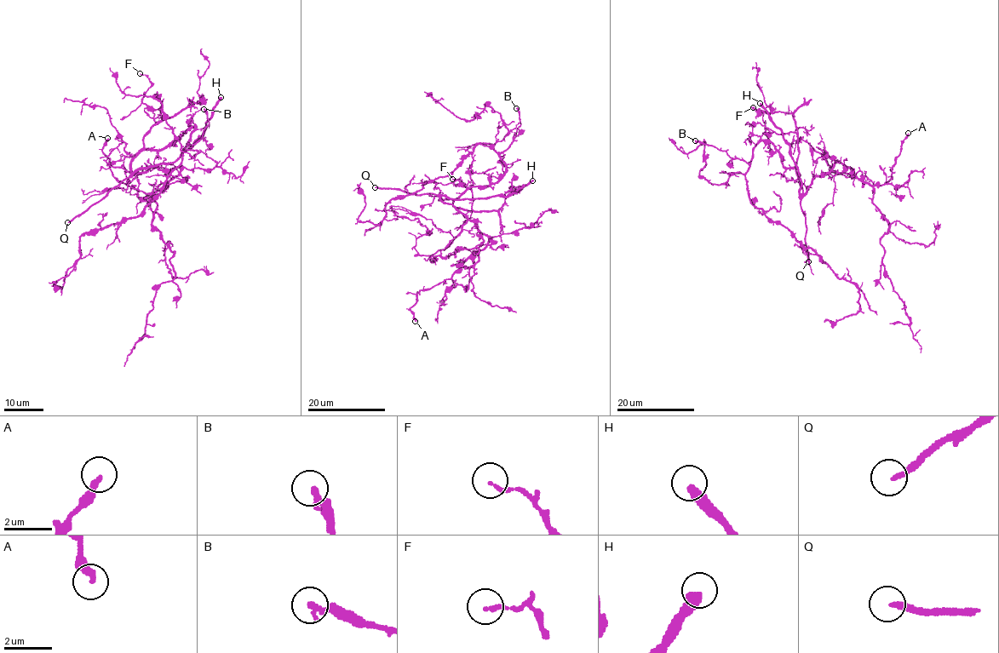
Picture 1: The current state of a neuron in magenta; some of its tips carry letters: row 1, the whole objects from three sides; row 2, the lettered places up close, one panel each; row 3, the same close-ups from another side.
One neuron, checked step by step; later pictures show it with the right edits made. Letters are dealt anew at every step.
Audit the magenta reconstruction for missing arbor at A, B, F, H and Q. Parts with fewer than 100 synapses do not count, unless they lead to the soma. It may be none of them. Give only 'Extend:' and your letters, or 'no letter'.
Extend: H, Q

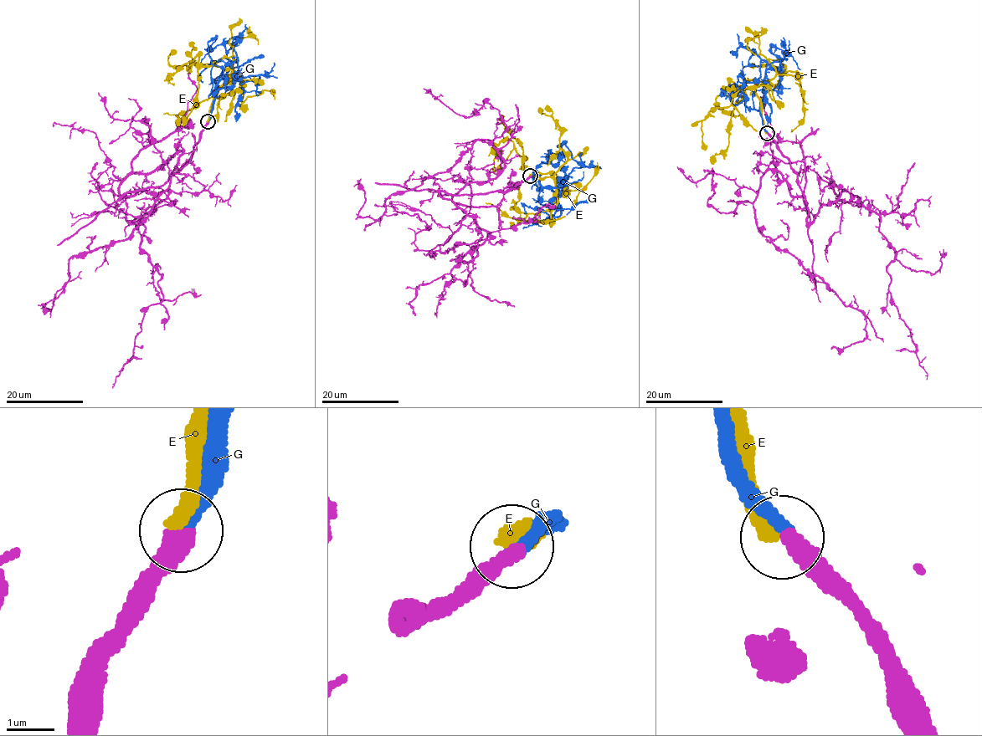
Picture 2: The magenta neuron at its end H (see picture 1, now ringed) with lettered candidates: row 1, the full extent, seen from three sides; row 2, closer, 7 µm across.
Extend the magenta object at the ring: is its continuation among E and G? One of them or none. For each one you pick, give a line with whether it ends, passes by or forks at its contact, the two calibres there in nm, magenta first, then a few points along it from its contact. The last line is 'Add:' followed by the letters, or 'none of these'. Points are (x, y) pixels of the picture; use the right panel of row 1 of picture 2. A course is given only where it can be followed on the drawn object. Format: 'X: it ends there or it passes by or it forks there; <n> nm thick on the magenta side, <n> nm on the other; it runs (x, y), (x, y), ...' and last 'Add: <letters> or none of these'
G: it ends there; 440 nm thick on the magenta side, 320 nm on the other; it runs (768, 133), (759, 110), (766, 69), (772, 63), (786, 59), (785, 46), (800, 69)
Add: G

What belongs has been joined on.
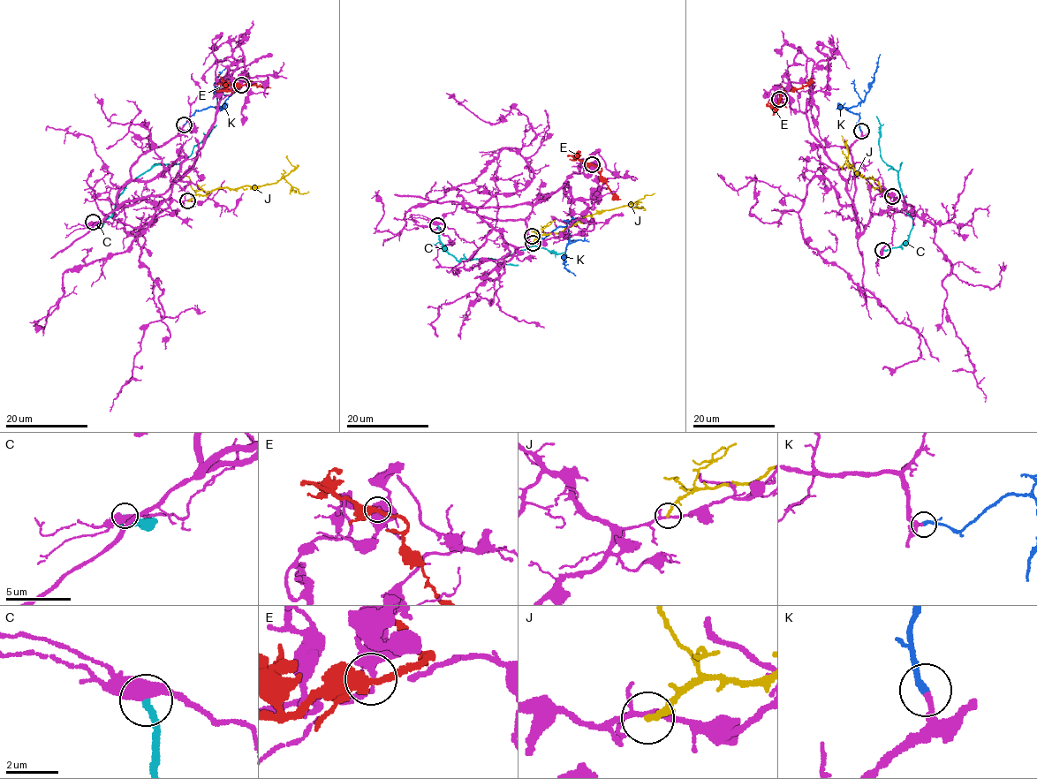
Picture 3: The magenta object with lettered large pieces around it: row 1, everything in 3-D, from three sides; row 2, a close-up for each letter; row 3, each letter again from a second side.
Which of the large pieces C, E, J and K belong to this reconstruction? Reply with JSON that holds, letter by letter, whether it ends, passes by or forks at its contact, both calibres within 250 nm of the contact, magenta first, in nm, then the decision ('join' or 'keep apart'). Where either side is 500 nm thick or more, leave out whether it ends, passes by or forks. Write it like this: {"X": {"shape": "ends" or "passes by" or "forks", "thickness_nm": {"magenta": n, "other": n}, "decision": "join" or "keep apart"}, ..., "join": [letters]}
{"C": {"thickness_nm": {"magenta": 500, "other": 240}, "decision": "keep apart"}, "E": {"shape": "passes by", "thickness_nm": {"magenta": 360, "other": 400}, "decision": "keep apart"}, "J": {"shape": "ends", "thickness_nm": {"magenta": 170, "other": 200}, "decision": "keep apart"}, "K": {"shape": "ends", "thickness_nm": {"magenta": 240, "other": 200}, "decision": "join"}, "join": ["K"]}

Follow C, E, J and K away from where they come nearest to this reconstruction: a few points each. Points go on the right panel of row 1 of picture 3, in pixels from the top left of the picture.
C: (883, 250), (904, 243), (912, 228), (912, 218), (896, 170), (880, 156), (876, 116)
E: (779, 99), (782, 92), (801, 88), (813, 82)
J: (891, 196), (882, 191), (877, 180), (860, 174), (847, 158), (842, 169), (839, 166)
K: (860, 131), (859, 114), (846, 108), (855, 107), (864, 100), (869, 83), (874, 79), (880, 54)

